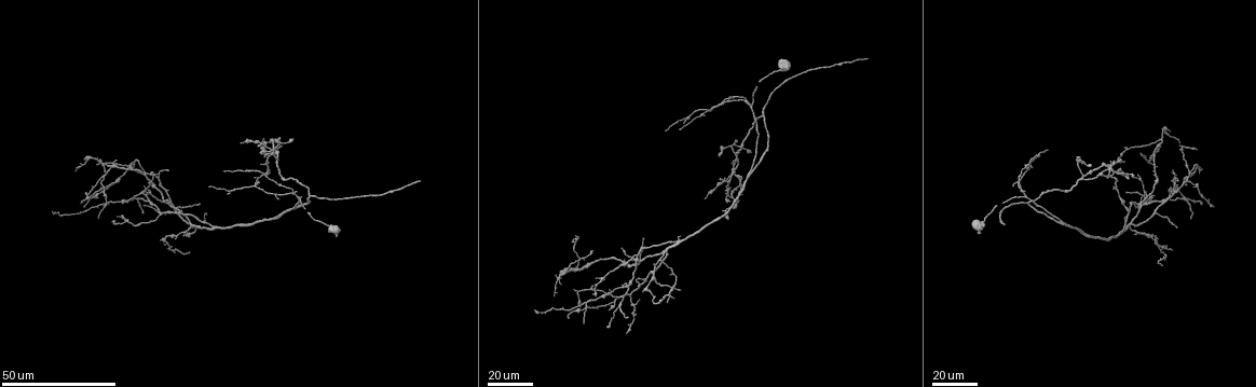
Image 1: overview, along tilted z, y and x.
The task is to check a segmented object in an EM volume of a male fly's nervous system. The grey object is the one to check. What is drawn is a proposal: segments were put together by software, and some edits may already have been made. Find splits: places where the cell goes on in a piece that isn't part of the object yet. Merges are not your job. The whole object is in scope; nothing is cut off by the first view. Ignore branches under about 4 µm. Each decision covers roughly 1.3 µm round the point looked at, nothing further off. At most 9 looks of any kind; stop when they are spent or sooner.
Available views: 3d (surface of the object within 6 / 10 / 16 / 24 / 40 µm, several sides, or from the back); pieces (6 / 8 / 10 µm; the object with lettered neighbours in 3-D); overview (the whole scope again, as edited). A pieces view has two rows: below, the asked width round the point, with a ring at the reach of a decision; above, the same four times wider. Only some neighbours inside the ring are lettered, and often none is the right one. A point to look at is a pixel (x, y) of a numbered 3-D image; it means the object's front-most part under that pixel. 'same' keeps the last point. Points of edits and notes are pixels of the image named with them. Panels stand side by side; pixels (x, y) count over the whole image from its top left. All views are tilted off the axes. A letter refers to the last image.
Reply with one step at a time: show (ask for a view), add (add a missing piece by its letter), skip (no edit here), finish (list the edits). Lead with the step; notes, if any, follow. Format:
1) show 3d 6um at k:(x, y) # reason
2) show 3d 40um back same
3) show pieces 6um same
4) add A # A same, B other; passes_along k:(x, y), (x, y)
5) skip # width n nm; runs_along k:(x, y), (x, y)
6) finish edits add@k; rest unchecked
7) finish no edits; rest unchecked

show 3d 24um at 1:(224, 173) # long arm stops here

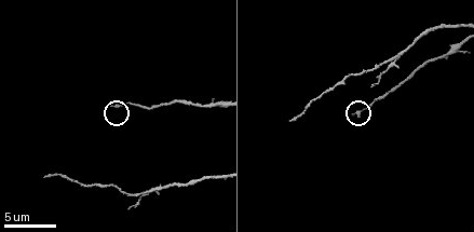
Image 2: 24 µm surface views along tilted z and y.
show 3d 6um at 2:(353, 116)

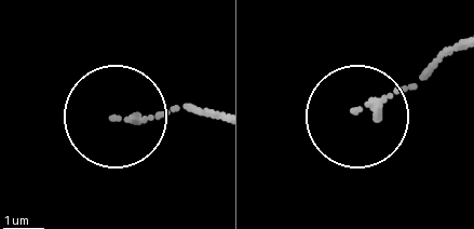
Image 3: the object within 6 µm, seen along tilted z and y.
show pieces 8um at 3:(354, 112) # see the neighbours

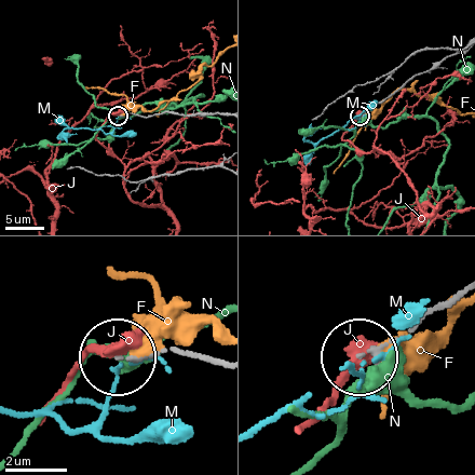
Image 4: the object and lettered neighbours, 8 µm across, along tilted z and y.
skip # width 190 nm; F other, J other, M other, N other; runs_along 4:(218, 363), (167, 350), (123, 357); no lettered piece goes on from it

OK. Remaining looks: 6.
show 3d 24um at 1:(622, 248) # an open end

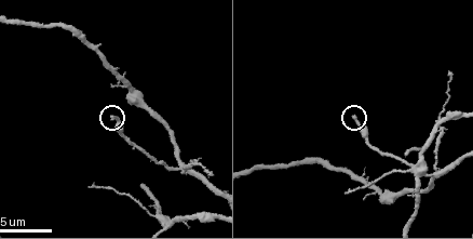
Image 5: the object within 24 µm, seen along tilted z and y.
show pieces 10um at 5:(355, 115) # see the neighbours

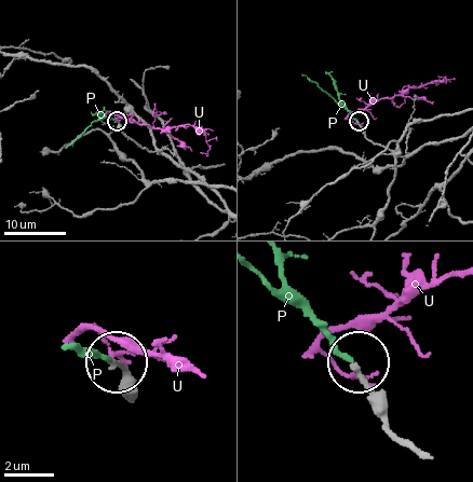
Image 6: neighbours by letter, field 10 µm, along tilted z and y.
add P # P same, U other; passes_along 6:(366, 136), (348, 111), (302, 74); it goes on there

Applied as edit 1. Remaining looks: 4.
show overview

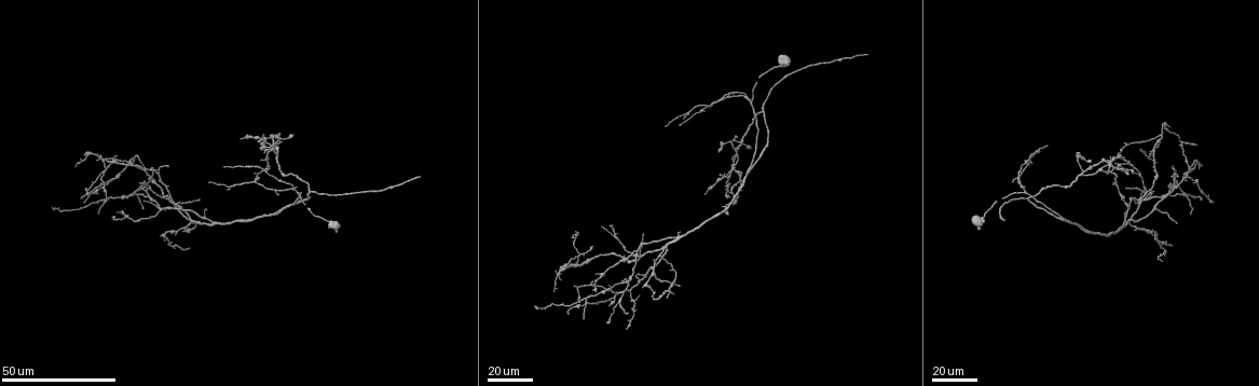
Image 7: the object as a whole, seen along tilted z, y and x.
show 3d 24um at 7:(198, 201) # free end

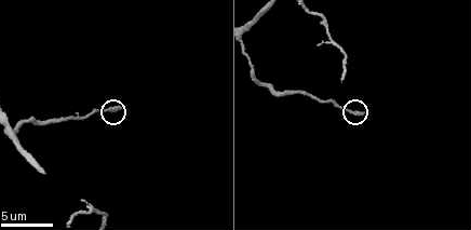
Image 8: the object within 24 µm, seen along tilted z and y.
show pieces 6um at 8:(122, 106)

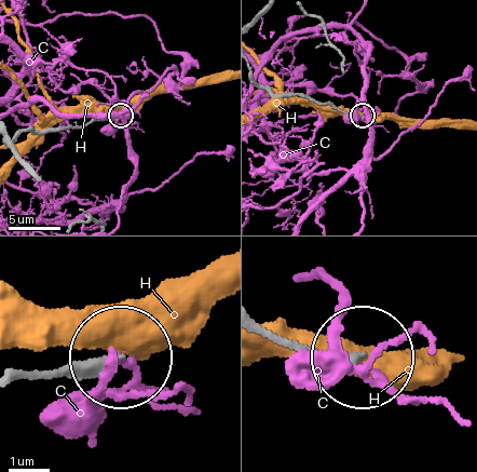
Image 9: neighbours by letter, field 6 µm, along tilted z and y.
skip # width 240 nm; C other, H other; runs_along 9:(261, 86), (280, 95), (295, 94), (360, 113); none of them fits

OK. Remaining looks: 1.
finish edits add@6; rest unchecked

